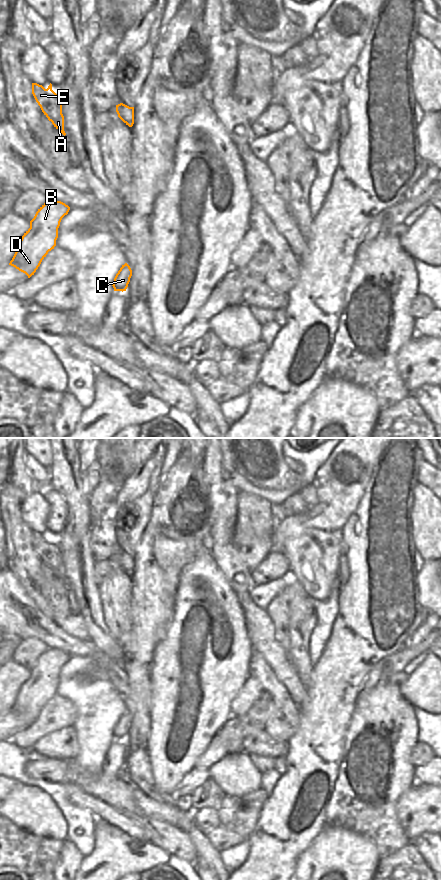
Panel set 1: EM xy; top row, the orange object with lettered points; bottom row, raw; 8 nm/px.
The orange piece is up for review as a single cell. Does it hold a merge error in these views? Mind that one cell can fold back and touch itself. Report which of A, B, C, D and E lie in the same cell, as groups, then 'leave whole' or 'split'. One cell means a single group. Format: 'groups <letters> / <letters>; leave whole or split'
groups A B C D E; leave whole

